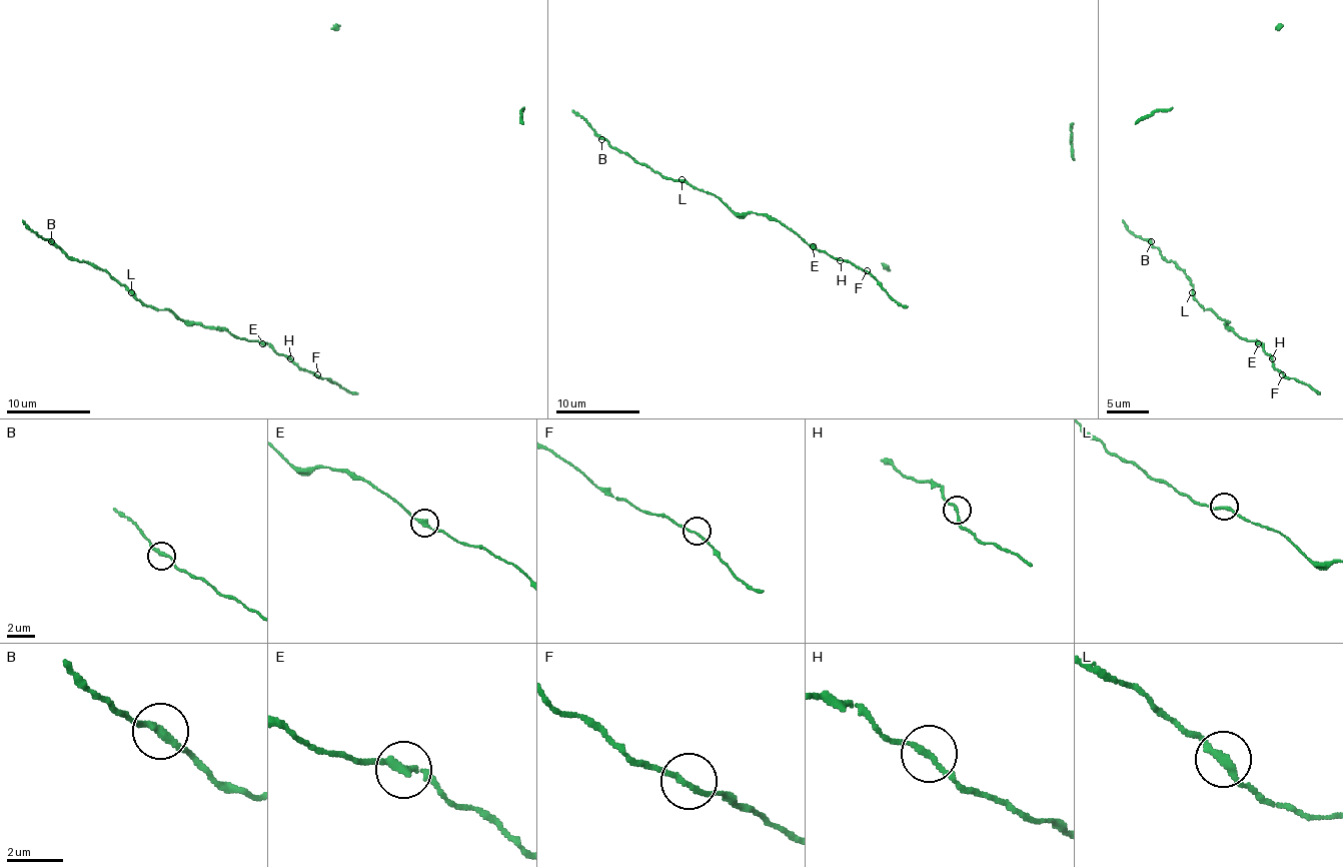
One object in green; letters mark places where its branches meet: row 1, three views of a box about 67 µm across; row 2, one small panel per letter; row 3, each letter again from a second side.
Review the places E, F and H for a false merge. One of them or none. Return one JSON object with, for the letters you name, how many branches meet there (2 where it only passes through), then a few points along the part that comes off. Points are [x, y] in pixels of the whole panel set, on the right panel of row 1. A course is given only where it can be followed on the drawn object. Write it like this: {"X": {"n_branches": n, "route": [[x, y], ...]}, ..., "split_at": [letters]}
{"split_at": []}

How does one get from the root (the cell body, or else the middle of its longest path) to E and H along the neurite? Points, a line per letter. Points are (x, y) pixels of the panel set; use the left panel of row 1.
E: (317, 374), (302, 370), (262, 342)
H: (317, 374), (302, 370), (289, 357)

